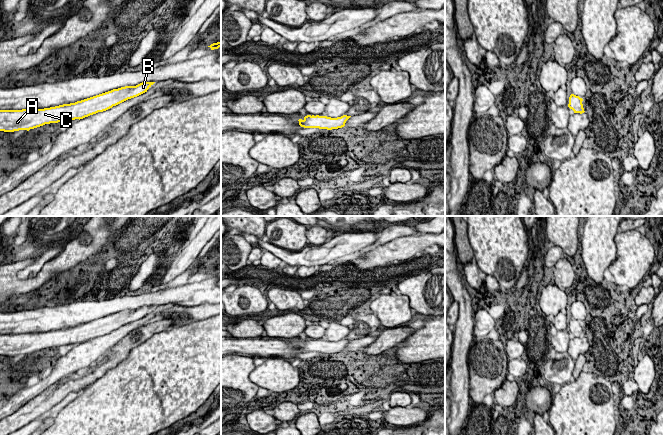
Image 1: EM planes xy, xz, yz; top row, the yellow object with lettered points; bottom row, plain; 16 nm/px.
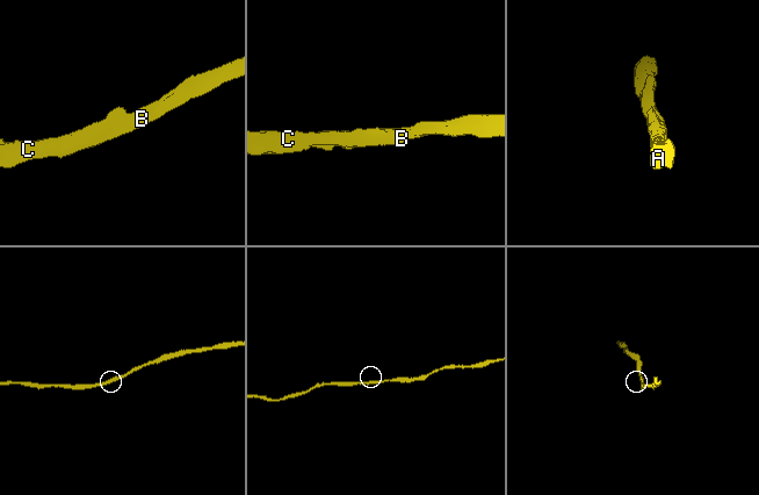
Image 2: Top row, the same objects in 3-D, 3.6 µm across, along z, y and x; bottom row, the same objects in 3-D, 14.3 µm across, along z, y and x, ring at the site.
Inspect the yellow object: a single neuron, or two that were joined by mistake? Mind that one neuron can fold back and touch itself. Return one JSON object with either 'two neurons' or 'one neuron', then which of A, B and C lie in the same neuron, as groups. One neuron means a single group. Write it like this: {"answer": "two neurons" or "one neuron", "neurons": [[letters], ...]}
{"answer": "one neuron", "neurons": [["A", "B", "C"]]}

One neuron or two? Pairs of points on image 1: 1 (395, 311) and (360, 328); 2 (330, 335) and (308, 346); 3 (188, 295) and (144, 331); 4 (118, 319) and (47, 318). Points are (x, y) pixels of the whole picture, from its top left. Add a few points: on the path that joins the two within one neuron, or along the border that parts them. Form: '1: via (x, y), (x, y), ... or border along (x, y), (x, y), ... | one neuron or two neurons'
1: border along (373, 313), (381, 324) | two neurons
2: border along (344, 338), (338, 341), (326, 340) | two neurons
3: border along (177, 305), (161, 304), (157, 308) | two neurons
4: via (100, 318), (65, 318) | one neuron

